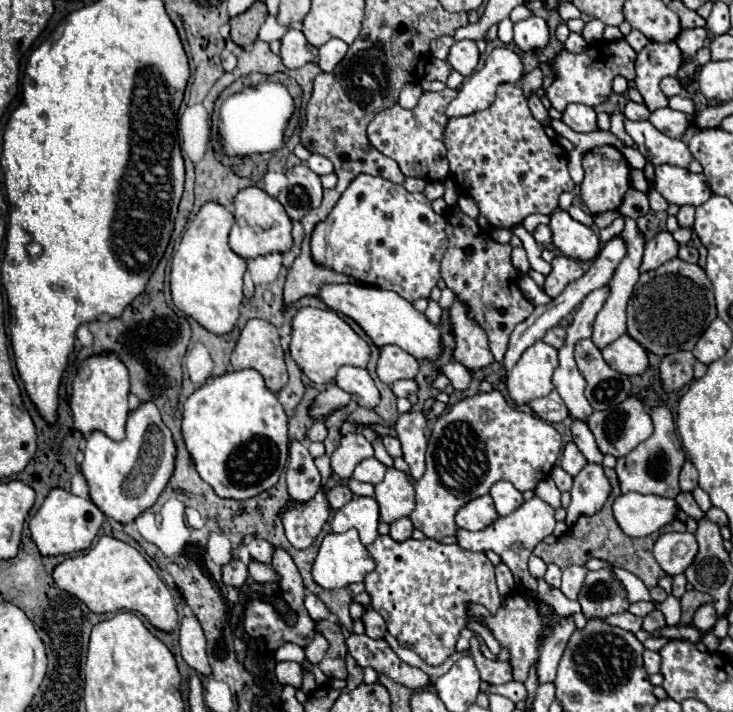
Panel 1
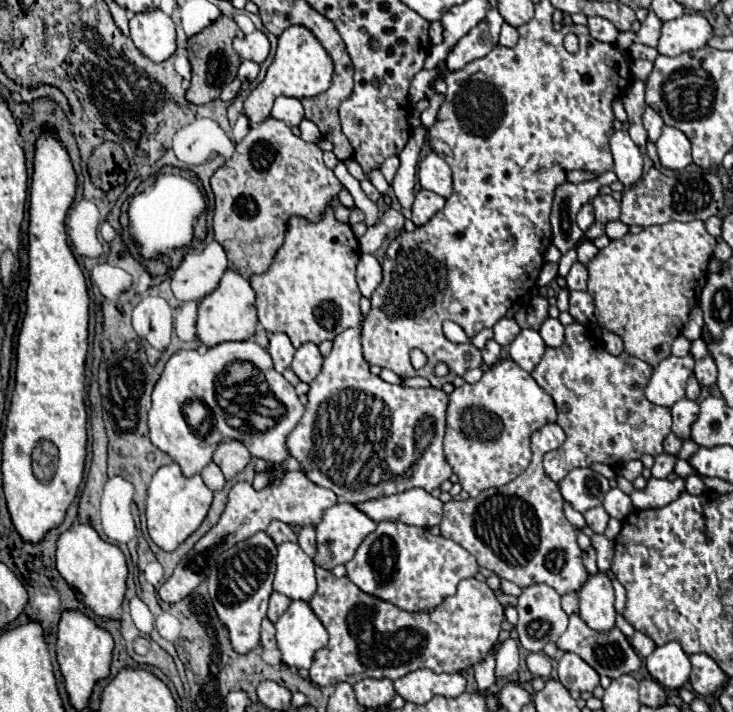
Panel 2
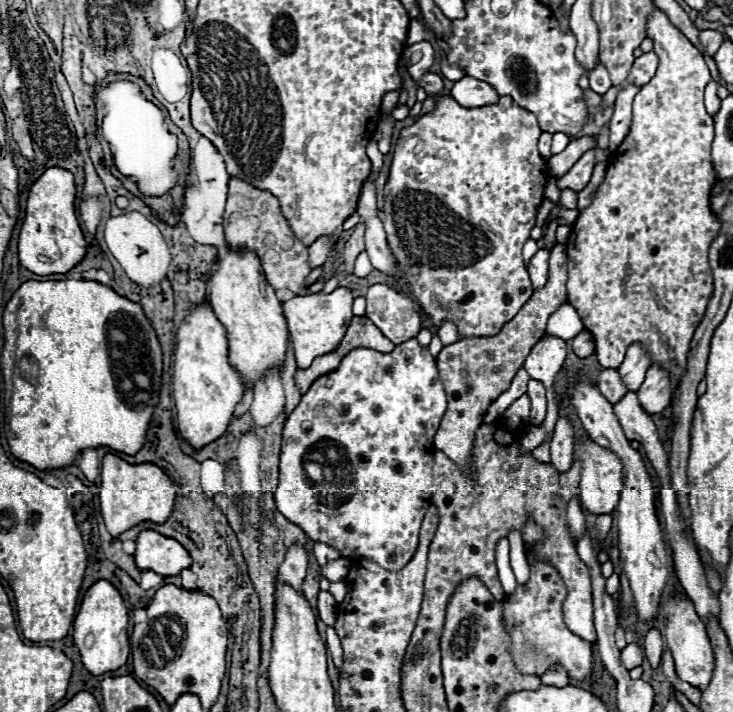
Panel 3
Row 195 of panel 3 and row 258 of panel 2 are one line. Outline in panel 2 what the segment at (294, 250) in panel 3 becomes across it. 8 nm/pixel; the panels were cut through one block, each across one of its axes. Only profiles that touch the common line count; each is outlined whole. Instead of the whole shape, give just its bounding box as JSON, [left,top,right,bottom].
[210,118,342,276]

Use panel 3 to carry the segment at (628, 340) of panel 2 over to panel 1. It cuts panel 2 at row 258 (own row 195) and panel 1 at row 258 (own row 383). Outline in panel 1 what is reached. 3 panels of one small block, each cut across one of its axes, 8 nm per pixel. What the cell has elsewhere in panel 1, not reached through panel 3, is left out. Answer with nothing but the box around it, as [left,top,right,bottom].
[628,258,714,356]

